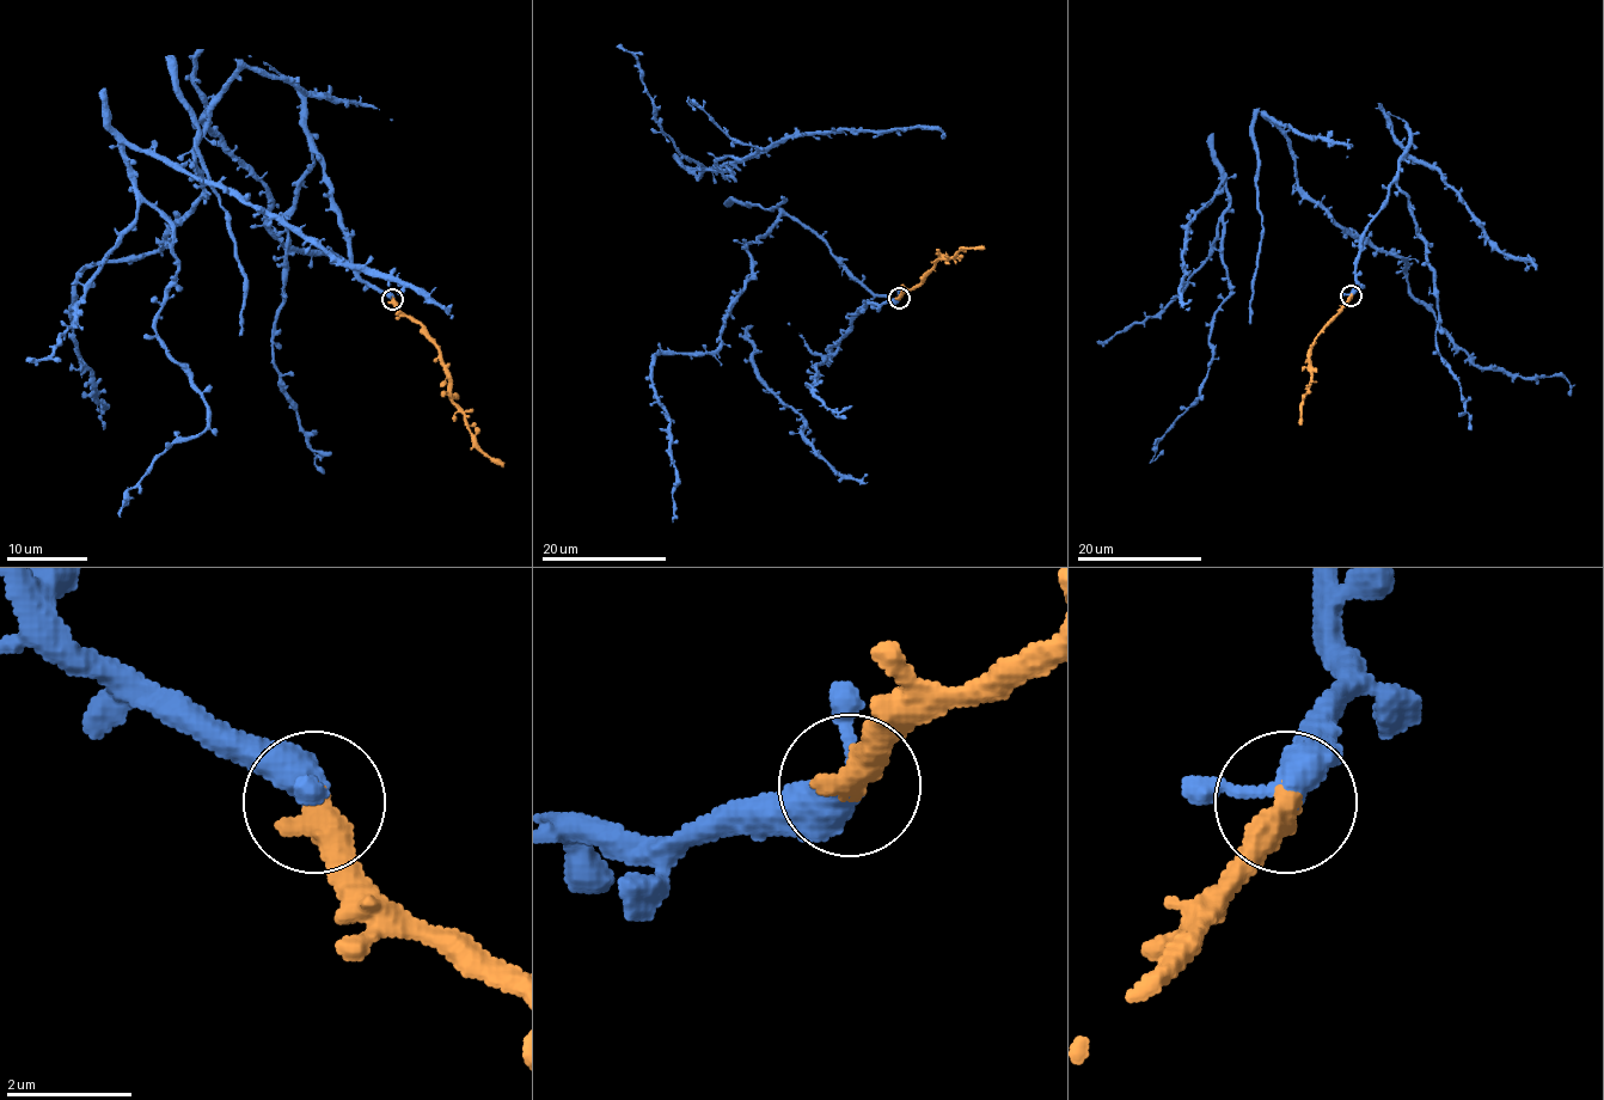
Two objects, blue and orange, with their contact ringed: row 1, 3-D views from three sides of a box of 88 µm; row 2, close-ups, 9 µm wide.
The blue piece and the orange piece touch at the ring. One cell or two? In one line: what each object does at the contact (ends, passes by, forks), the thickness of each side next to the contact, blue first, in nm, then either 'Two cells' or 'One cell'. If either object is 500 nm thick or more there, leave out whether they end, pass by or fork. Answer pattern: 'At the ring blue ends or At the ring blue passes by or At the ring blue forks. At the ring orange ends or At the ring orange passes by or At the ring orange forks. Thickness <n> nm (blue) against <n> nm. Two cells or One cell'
Thickness 400 nm (blue) against 500 nm. One cell

